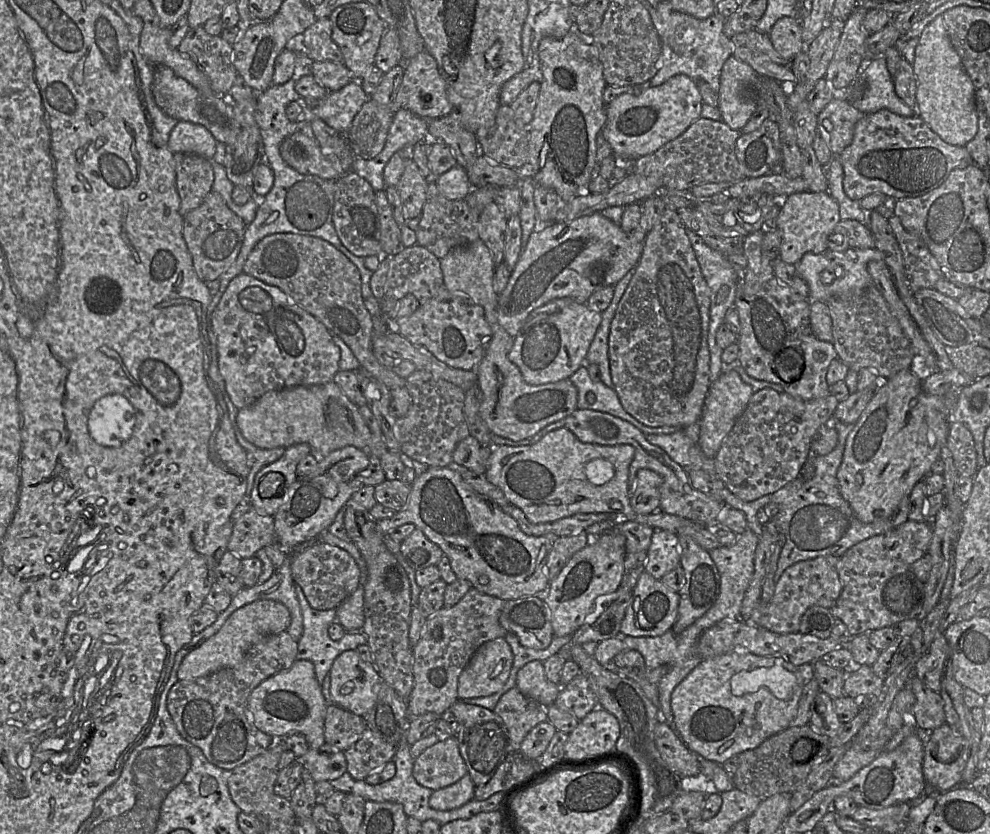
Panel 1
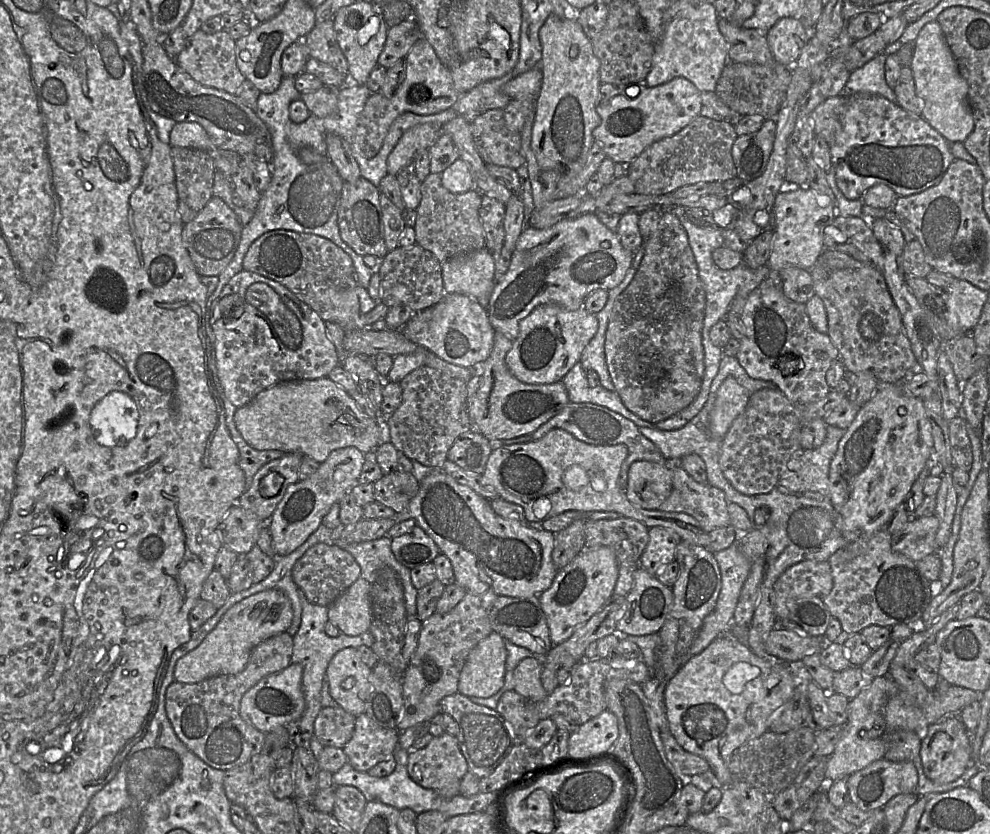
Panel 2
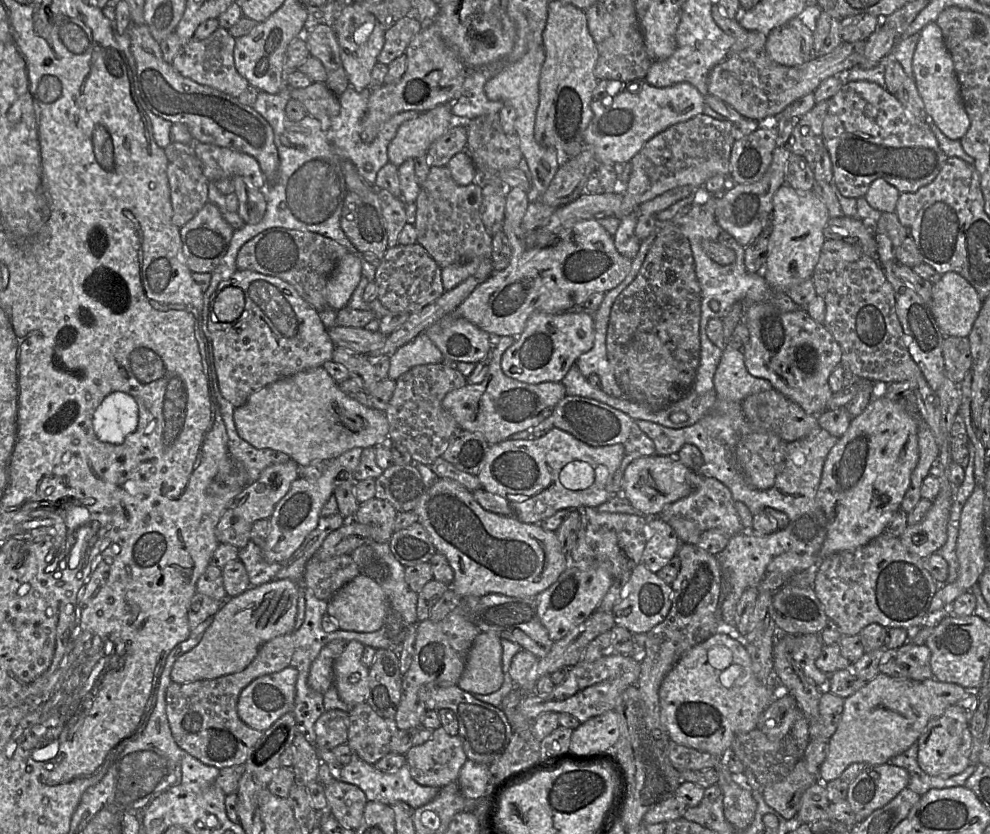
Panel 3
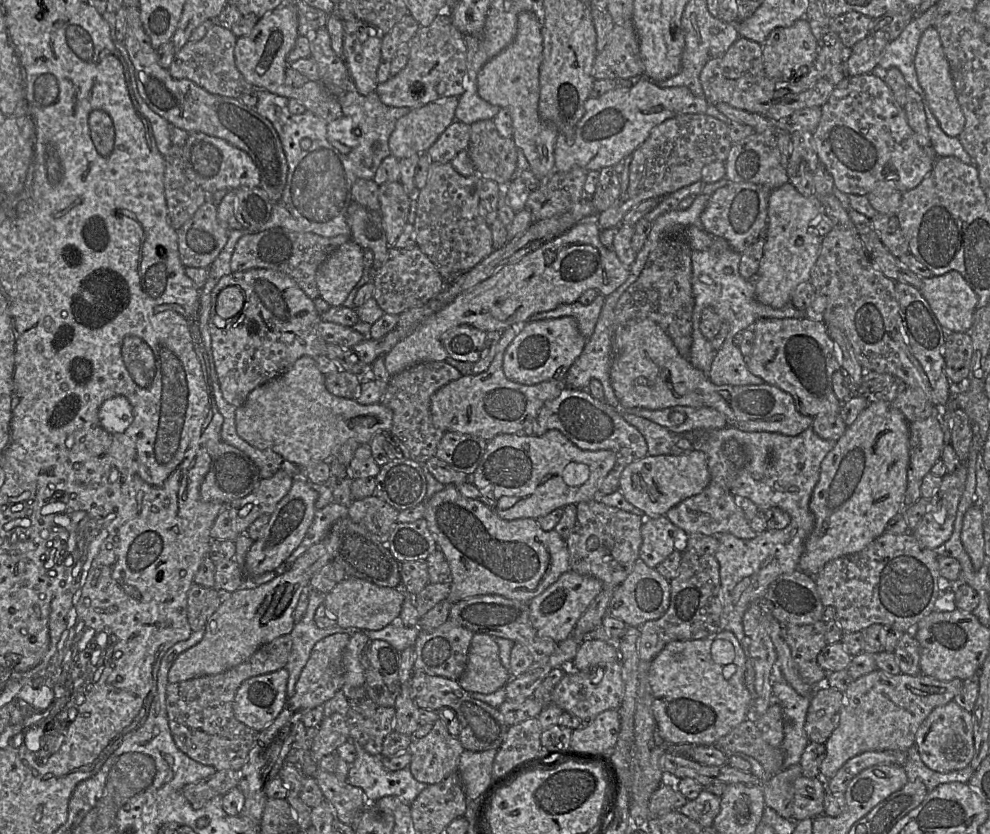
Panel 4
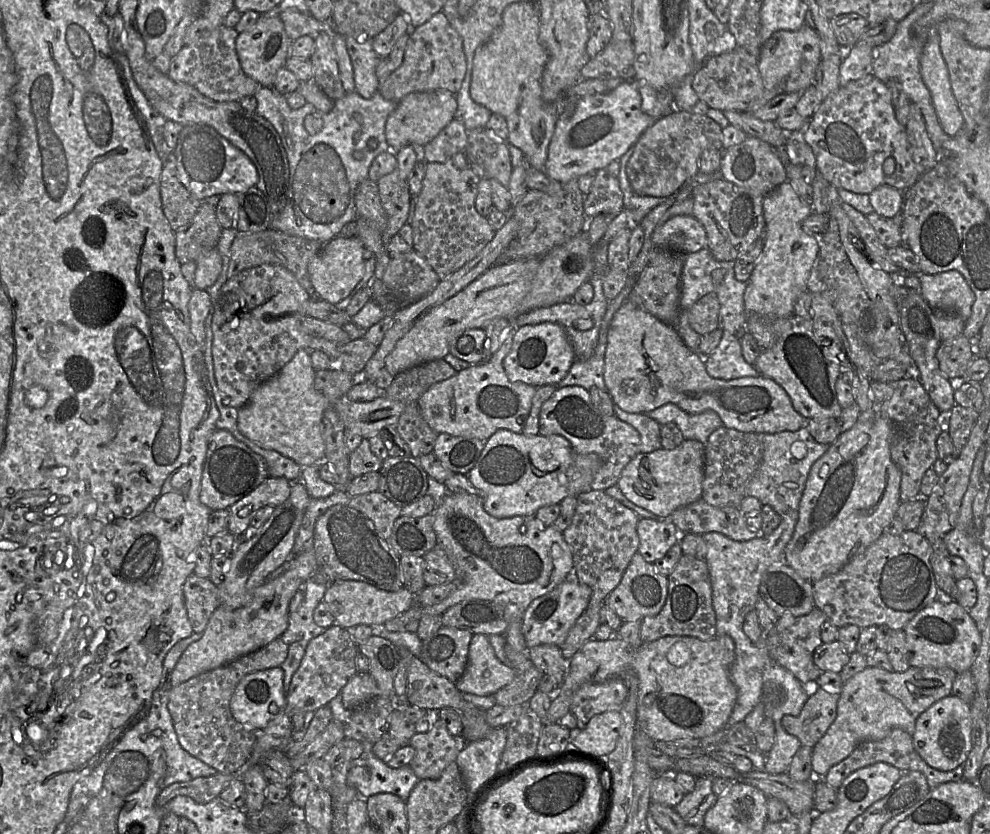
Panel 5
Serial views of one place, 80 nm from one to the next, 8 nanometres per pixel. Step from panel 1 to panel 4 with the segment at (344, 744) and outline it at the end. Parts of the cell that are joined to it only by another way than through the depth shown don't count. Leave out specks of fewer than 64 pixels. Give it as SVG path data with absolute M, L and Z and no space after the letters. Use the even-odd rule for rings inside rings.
M335 713L324 717L311 745L314 760L319 762L324 756L336 752L337 748L349 739L349 728L345 716Z

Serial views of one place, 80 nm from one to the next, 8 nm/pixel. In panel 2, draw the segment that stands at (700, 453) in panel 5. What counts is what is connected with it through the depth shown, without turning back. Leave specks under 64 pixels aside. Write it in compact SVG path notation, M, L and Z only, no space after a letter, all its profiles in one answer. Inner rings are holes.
M638 460L631 464L625 493L635 506L659 510L672 491L673 473L669 466Z

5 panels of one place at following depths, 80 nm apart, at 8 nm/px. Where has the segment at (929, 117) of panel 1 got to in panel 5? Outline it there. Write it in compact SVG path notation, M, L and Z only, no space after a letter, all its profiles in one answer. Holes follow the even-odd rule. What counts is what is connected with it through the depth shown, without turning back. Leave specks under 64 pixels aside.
M932 31L924 44L920 60L920 74L931 95L931 101L943 131L955 136L964 118L953 95L946 63L940 50L939 35Z

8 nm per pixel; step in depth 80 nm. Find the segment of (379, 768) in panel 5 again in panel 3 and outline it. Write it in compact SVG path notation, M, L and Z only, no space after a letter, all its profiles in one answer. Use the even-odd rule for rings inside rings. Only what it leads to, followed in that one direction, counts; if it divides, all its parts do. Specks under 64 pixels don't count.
M352 754L351 761L340 769L336 769L335 773L336 779L359 787L365 793L368 801L390 806L397 802L404 802L413 809L417 809L432 801L440 790L440 788L423 786L414 781L407 763L395 773L384 773L374 765L360 759L356 754Z

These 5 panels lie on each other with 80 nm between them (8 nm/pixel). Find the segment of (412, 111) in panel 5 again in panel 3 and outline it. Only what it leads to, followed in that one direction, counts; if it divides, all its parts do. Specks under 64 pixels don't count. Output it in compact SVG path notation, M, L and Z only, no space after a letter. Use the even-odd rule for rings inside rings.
M441 104L417 118L400 125L393 140L388 145L389 162L399 167L410 158L427 154L430 146L453 124L451 104Z

